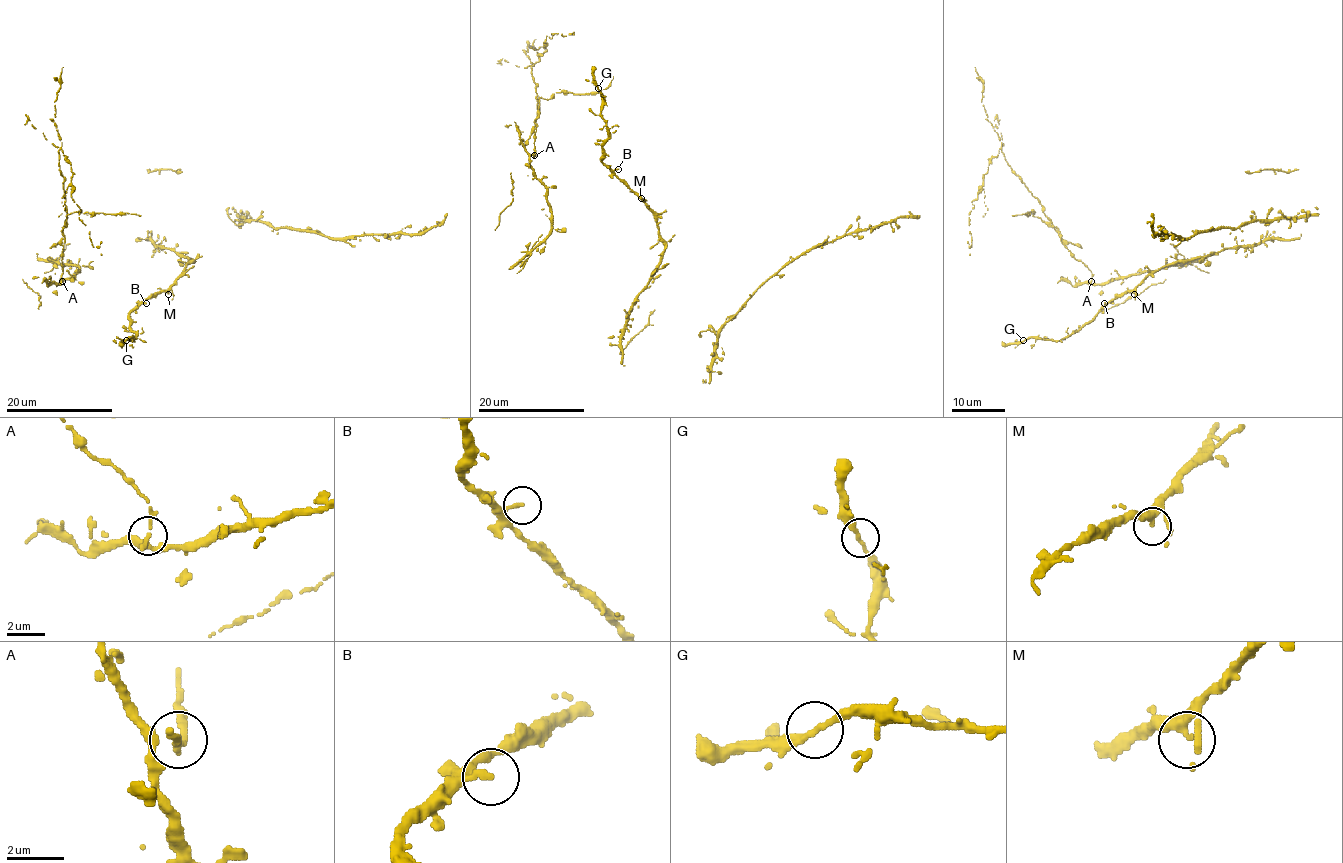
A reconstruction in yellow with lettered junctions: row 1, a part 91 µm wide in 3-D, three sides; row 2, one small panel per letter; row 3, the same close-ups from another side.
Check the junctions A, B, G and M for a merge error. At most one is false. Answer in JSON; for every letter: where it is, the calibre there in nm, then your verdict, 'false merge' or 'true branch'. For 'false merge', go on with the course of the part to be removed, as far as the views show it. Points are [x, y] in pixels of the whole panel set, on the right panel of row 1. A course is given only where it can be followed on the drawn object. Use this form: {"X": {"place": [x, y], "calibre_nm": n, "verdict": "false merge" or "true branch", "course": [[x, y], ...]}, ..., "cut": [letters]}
{"A": {"place": [1091, 281], "calibre_nm": 220, "verdict": "false merge", "course": [[1091, 281], [1091, 271], [1061, 241], [1058, 229], [1001, 149], [992, 158], [981, 190], [972, 202], [970, 255]]}, "B": {"place": [1104, 303], "calibre_nm": 240, "verdict": "true branch"}, "G": {"place": [1023, 340], "calibre_nm": 240, "verdict": "true branch"}, "M": {"place": [1134, 294], "calibre_nm": 280, "verdict": "true branch"}, "cut": ["A"]}

